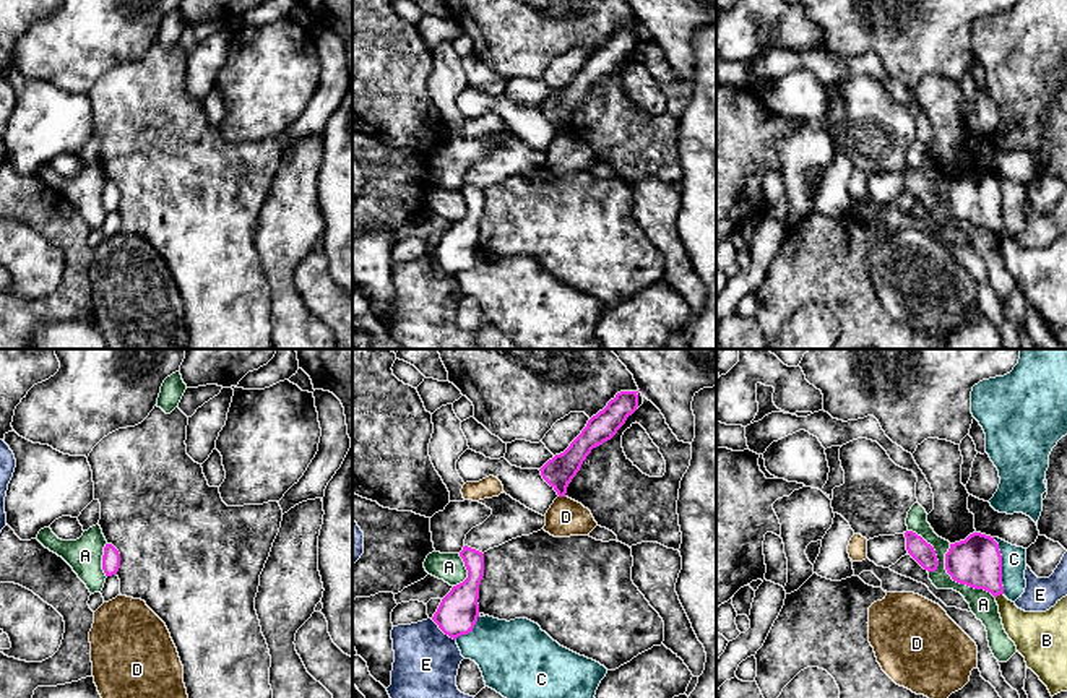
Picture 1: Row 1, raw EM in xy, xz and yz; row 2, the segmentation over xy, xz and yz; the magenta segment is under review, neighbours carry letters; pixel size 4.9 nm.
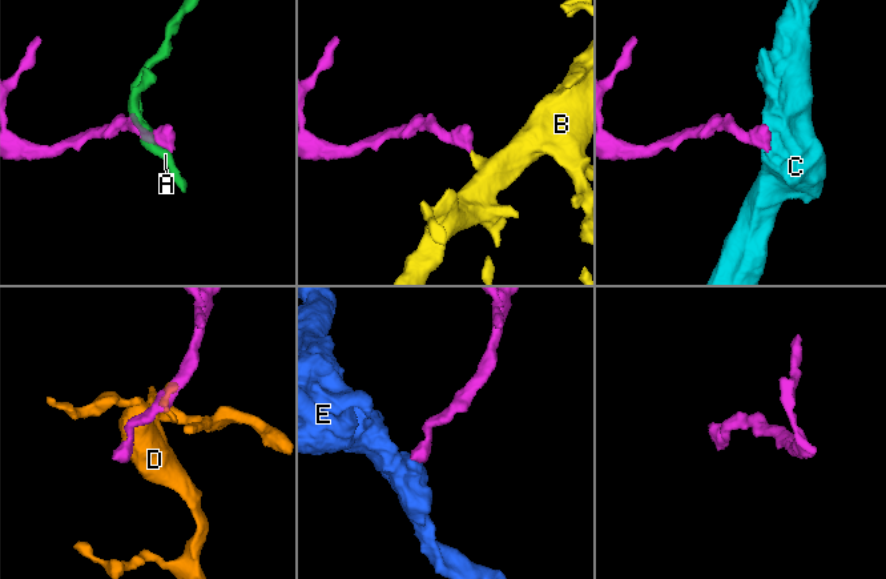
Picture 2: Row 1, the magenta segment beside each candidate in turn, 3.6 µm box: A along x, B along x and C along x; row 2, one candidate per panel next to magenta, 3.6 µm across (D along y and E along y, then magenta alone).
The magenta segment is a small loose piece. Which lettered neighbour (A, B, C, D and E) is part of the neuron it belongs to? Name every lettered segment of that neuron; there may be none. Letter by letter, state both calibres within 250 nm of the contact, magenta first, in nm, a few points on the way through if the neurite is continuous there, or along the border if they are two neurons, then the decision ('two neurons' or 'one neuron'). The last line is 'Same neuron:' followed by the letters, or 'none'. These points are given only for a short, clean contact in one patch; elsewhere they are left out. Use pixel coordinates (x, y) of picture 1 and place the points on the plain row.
A: 260/130 nm | two neurons
B: 260/200 nm | across yz (976, 198), (999, 231), (1002, 239), (1032, 268) | one neuron
C: 260/130 nm | along yz (993, 174), (1001, 192), (1001, 221), (1004, 229) | two neurons
D: 150/190 nm | along xz (559, 132), (564, 133) | two neurons
E: 200/320 nm | along xz (431, 255), (455, 276) | two neurons
Same neuron: B

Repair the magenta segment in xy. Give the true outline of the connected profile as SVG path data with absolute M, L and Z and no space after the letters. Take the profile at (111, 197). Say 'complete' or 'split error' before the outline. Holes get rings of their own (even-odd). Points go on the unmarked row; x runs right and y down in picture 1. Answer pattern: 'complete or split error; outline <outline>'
complete; outline M106 180L102 192L102 206L106 213L117 211L120 205L120 190L112 180Z

